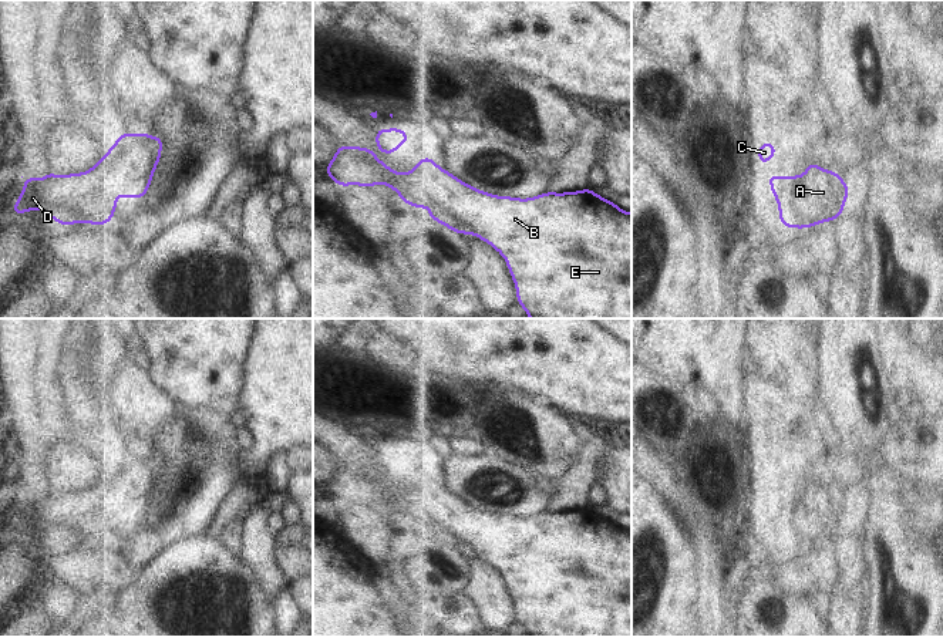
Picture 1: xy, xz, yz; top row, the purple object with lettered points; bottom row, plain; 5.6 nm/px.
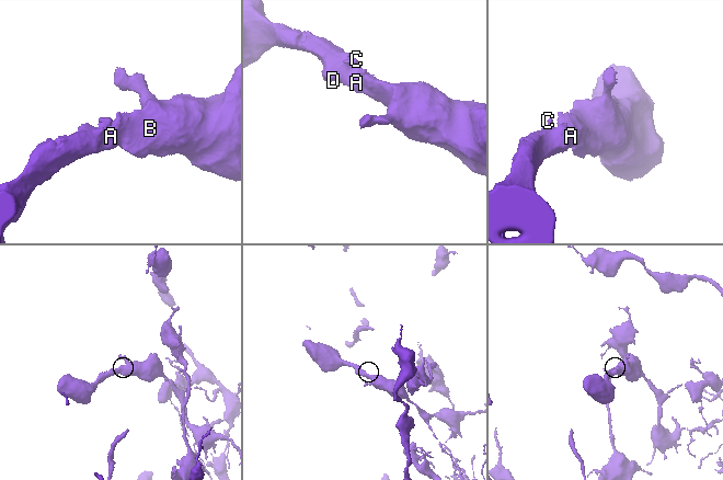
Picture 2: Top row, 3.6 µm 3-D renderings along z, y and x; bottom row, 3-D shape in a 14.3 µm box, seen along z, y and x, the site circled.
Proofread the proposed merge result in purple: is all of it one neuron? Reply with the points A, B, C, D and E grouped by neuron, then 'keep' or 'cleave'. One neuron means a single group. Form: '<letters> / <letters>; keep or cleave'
A B C D E; keep

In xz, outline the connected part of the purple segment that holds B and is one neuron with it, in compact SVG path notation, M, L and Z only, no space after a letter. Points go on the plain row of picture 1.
M358 465L337 466L327 493L340 505L385 502L405 522L420 528L428 525L430 536L455 552L475 553L494 564L505 576L516 604L518 623L531 637L632 637L632 532L587 506L568 512L546 510L531 518L494 515L464 502L430 476L422 476L411 491L400 492L377 478L371 468Z

